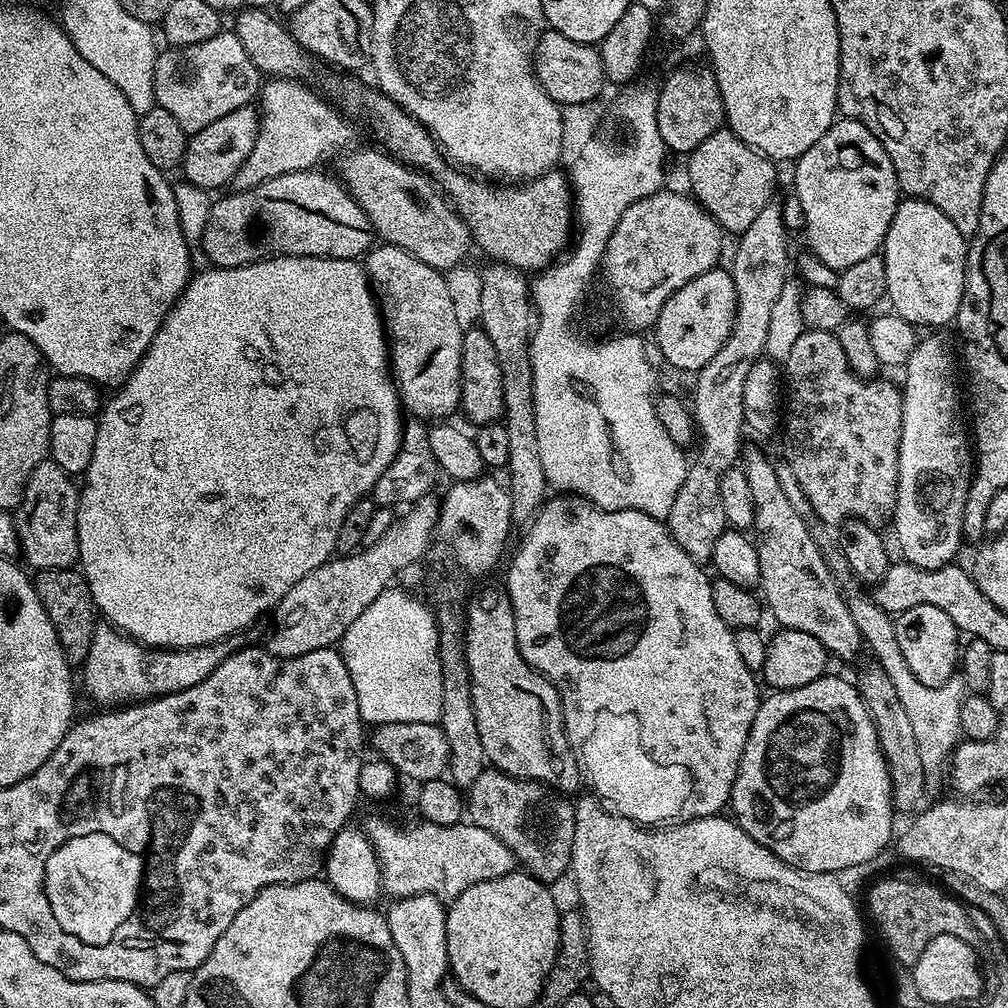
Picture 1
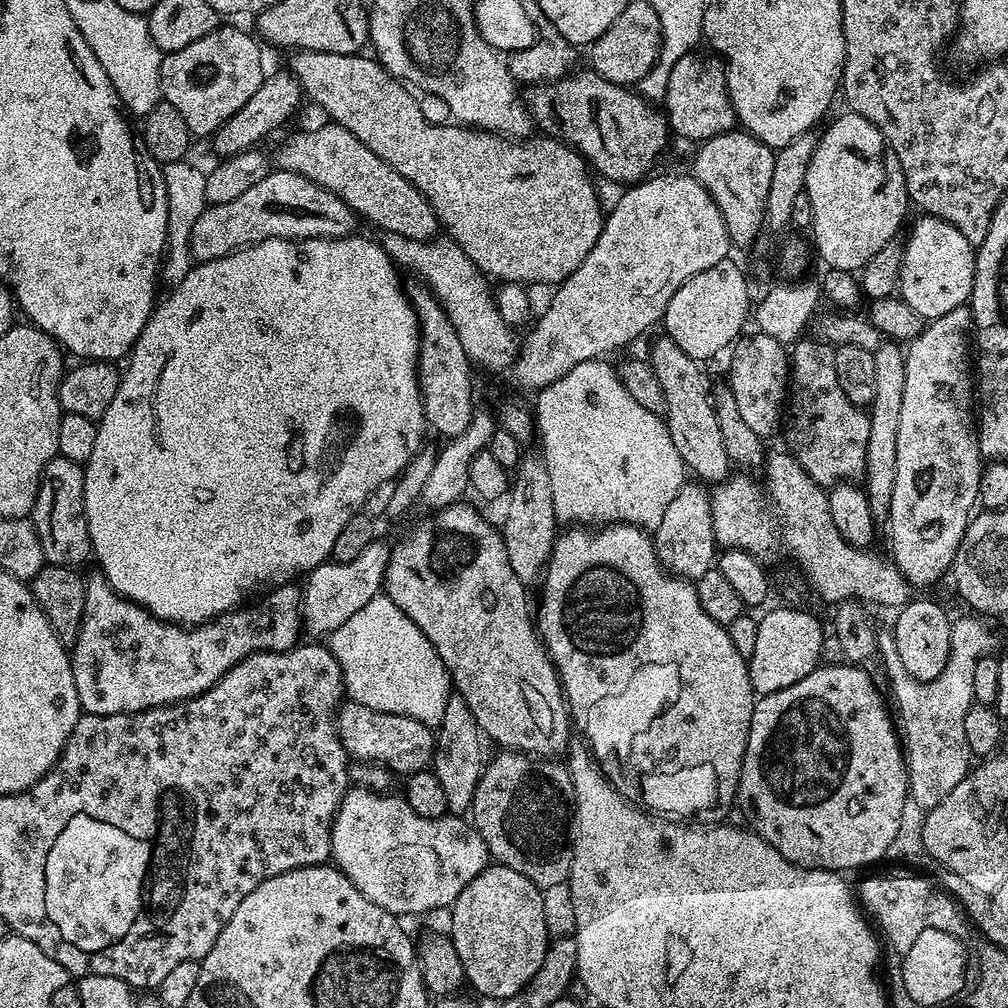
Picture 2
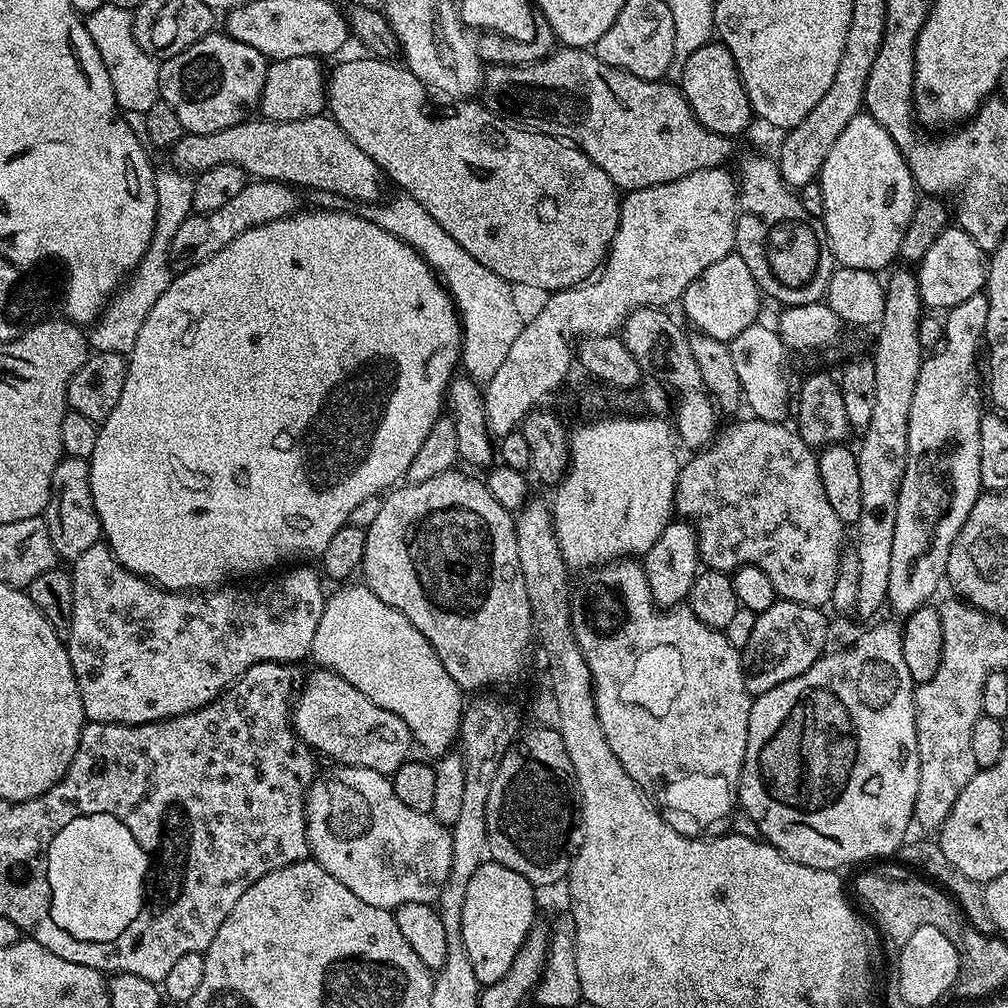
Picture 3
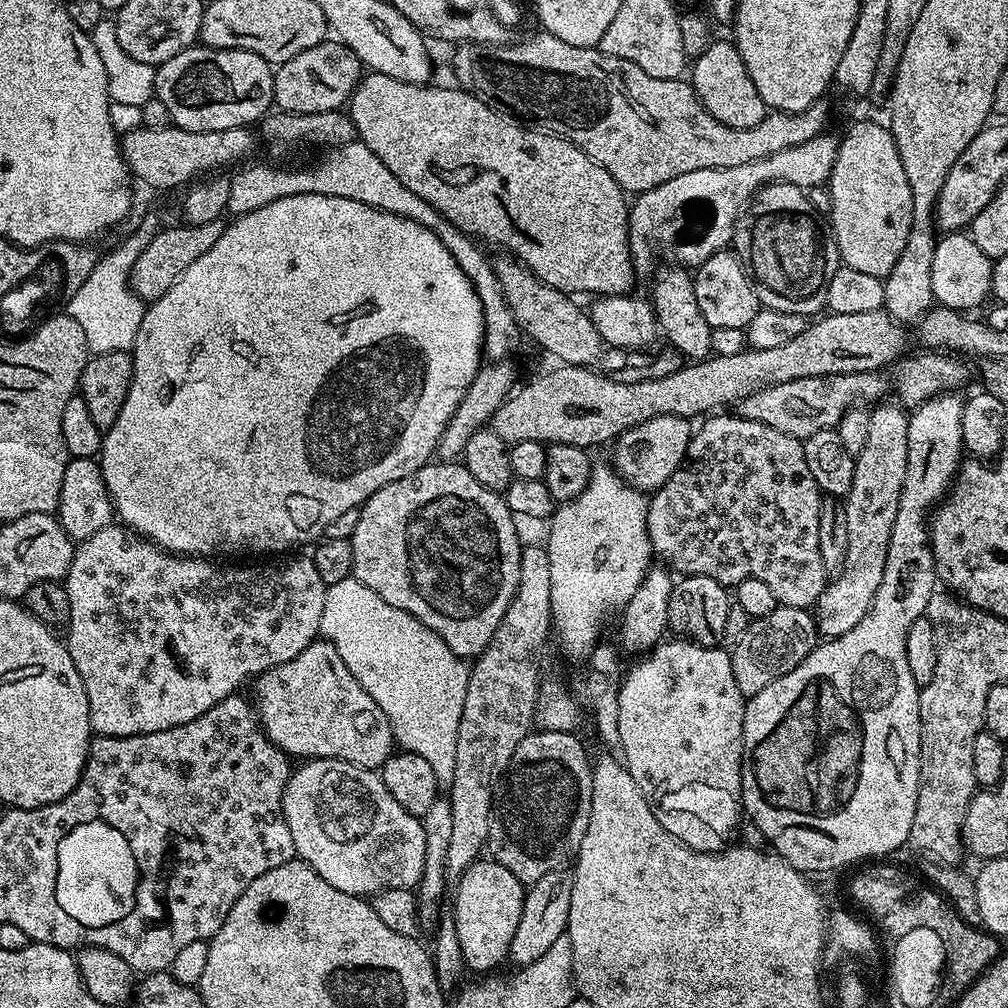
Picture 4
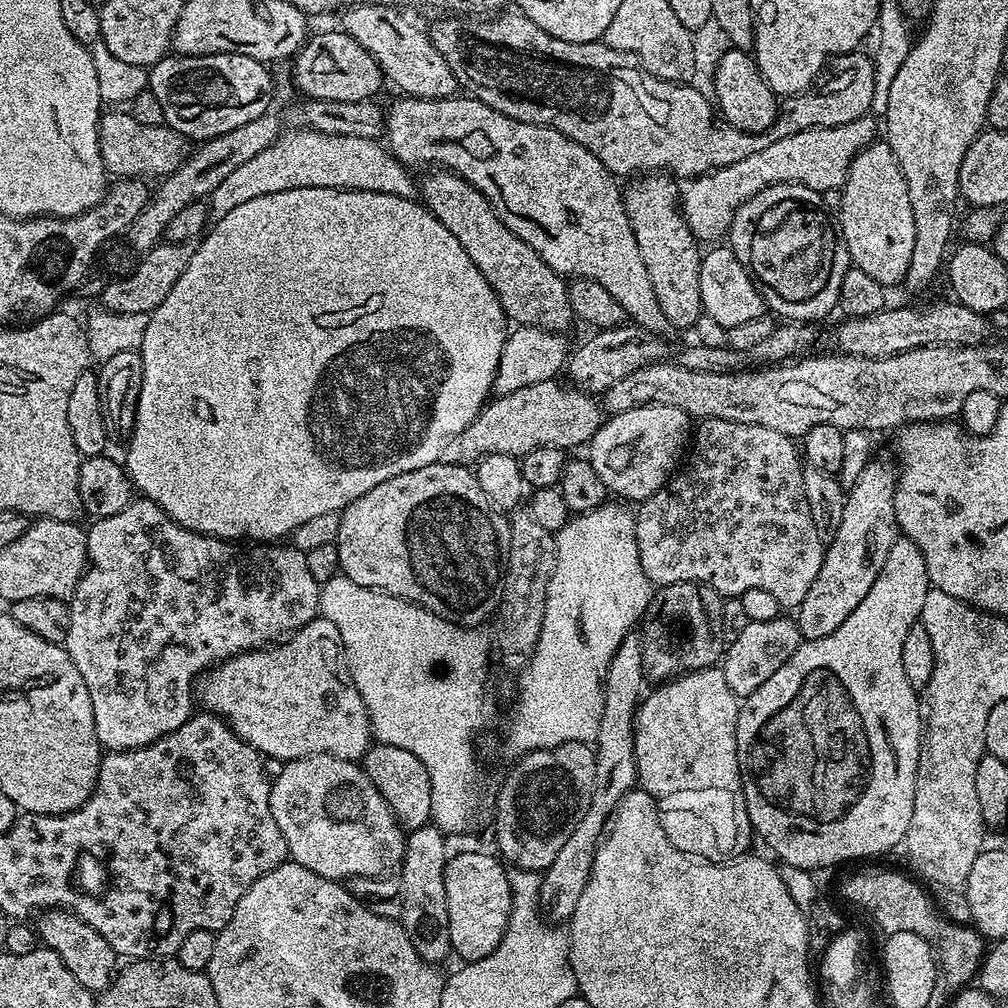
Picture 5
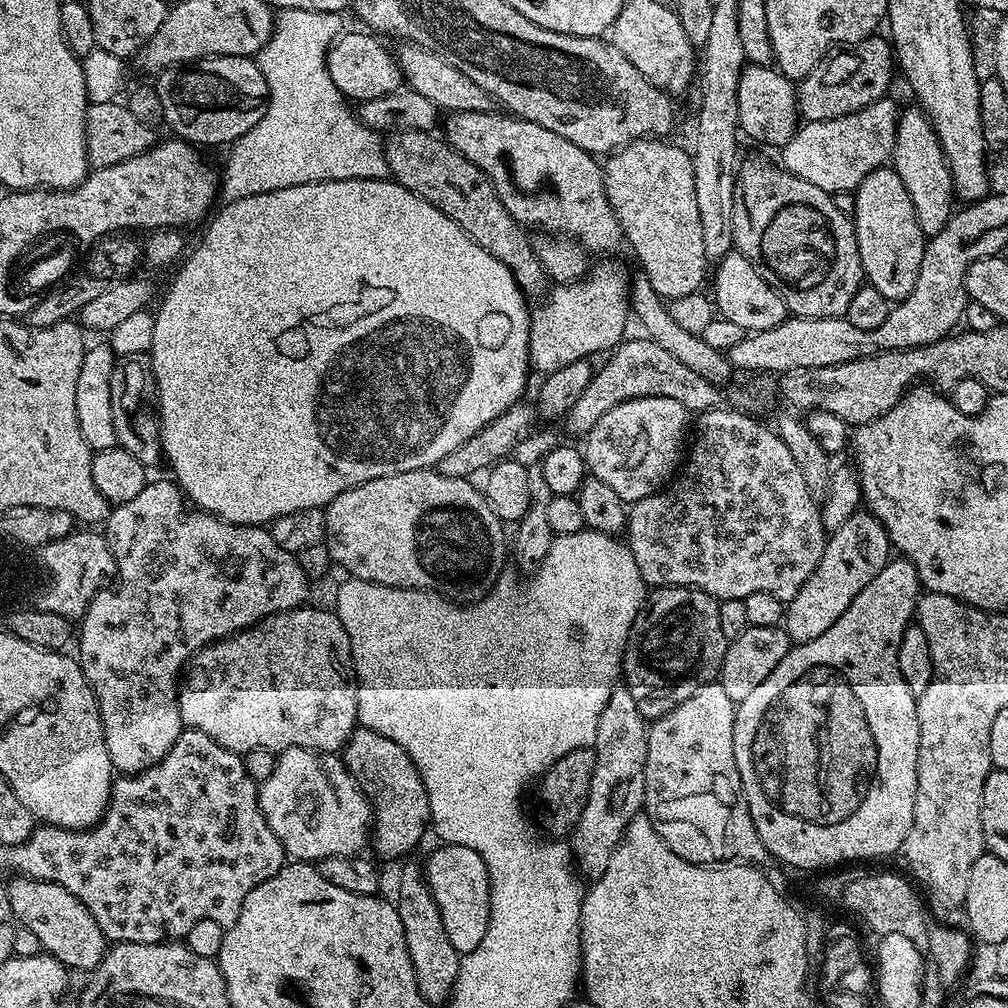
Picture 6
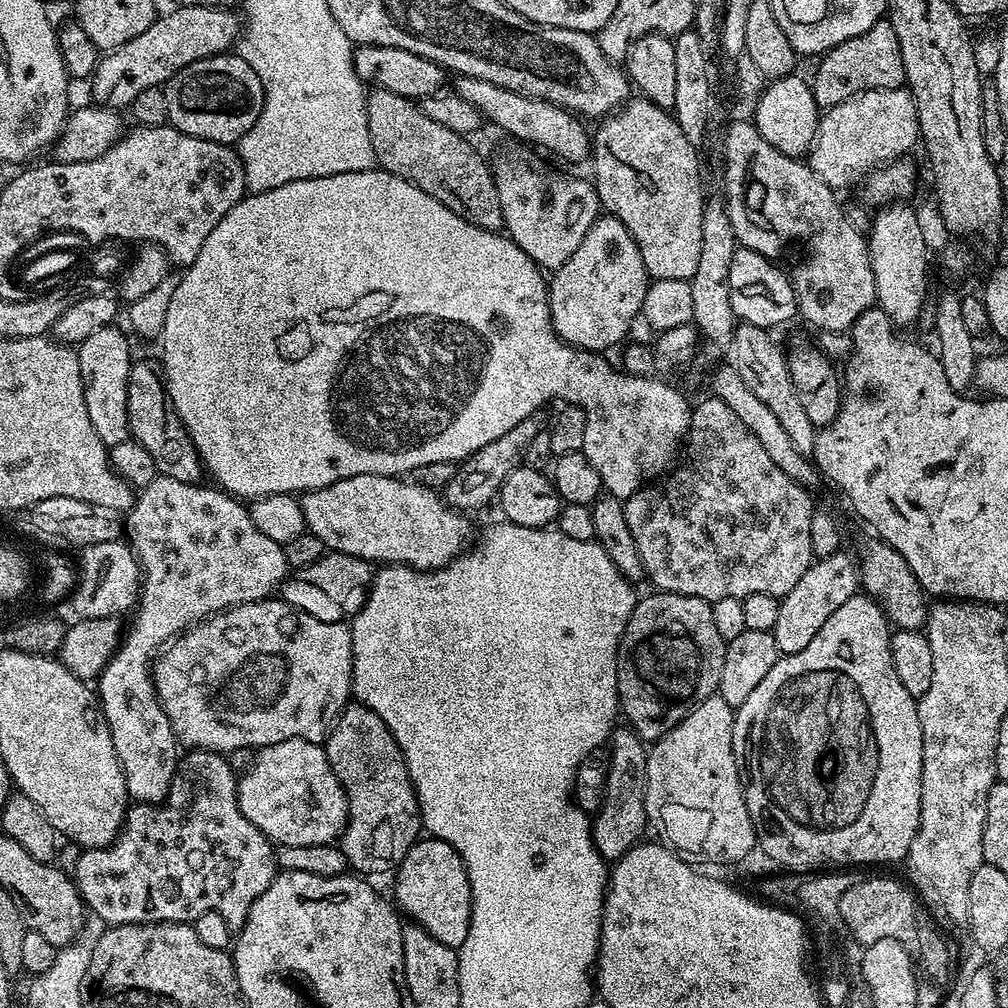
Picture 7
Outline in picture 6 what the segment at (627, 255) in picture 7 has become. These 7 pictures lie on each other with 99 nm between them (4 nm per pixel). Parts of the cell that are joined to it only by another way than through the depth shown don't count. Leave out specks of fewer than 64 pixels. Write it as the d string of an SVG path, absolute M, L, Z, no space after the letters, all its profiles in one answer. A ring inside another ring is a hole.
M616 258L601 260L604 261L593 263L587 274L573 284L555 285L543 297L544 305L531 313L528 358L540 374L595 357L595 352L607 353L625 339L628 320L630 324L630 276Z

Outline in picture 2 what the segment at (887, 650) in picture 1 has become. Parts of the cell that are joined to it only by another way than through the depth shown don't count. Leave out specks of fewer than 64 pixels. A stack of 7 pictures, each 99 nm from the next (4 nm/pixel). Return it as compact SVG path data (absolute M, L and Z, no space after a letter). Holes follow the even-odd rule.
M967 615L952 620L950 658L938 678L918 682L903 670L895 670L888 676L906 749L908 795L925 810L938 806L968 776L974 764L970 746L966 746L966 710L974 703L974 665L978 658L991 656L997 649L996 636L984 625L987 623L975 615Z

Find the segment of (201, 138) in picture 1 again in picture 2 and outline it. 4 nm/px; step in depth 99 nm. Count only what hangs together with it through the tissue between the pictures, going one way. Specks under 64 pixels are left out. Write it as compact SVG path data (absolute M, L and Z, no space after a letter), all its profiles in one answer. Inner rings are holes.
M283 71L276 72L273 76L272 73L265 75L262 86L254 90L250 102L246 102L246 106L242 106L238 114L231 116L218 131L212 133L210 143L213 150L217 152L217 157L227 158L255 149L259 145L256 144L259 140L266 139L275 128L282 127L295 114L296 107L299 106L300 100L302 101L300 83L291 71Z

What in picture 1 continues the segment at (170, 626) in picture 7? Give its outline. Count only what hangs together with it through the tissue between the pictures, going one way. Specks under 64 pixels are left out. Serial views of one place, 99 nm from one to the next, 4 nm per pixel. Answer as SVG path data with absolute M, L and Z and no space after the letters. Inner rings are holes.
M107 622L97 623L90 654L82 665L84 688L100 706L128 706L158 696L181 692L206 678L230 655L227 643L207 644L193 648L149 648L139 640L125 636Z

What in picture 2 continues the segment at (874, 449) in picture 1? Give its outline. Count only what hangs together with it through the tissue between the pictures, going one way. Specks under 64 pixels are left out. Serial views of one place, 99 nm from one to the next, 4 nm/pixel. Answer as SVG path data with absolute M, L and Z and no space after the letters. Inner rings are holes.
M801 338L790 348L790 391L786 401L786 419L782 437L787 451L822 486L856 482L867 466L867 443L870 442L870 418L861 405L846 398L838 386L834 370L836 348L815 338Z

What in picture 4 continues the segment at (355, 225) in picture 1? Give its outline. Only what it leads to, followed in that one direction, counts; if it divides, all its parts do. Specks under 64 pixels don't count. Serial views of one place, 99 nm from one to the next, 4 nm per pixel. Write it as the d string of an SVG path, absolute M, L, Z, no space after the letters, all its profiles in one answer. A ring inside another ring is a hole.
M219 219L214 222L205 222L202 226L181 223L179 227L161 227L154 240L134 262L129 282L133 294L143 302L162 298L162 294L166 294L166 290L170 290L170 286L174 286L174 282L178 282L182 270L186 270L186 266L190 266L190 262L202 258L202 254L206 254L206 250L210 250L210 246L214 246L214 242L218 242L218 238L224 233L226 224L223 219Z

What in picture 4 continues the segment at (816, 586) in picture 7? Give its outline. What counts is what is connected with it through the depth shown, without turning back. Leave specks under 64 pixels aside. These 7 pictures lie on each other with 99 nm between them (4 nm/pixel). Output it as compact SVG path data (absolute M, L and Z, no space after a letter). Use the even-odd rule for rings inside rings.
M877 403L871 409L870 435L866 438L866 446L855 453L854 482L842 500L846 530L850 530L846 562L842 570L824 585L814 605L816 631L824 638L841 636L846 634L846 630L854 630L854 626L862 622L866 610L870 610L870 602L874 602L874 594L878 594L878 586L882 586L890 534L894 530L894 518L898 518L898 502L906 482L908 461L909 413L899 403L888 403Z

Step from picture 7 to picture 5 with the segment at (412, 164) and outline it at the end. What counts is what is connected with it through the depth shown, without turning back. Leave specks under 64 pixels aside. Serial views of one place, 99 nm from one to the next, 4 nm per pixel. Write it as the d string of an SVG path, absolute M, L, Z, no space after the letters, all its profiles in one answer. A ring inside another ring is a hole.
M440 170L437 173L437 176L419 181L419 199L432 211L434 218L438 218L438 222L462 242L462 250L470 254L470 262L474 262L486 282L490 282L505 317L516 326L529 324L551 332L567 333L574 321L574 313L565 277L550 270L538 253L530 250L514 230L504 225L492 203L474 185L456 172Z

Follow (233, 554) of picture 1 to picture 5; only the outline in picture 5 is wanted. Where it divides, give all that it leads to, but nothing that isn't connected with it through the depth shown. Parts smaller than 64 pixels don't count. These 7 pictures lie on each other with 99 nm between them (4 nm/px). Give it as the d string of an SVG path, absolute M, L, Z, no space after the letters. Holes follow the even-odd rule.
M299 188L298 190L282 190L278 194L262 194L262 198L254 198L251 202L244 203L226 218L215 221L203 233L202 239L196 244L194 254L190 258L190 266L182 270L182 278L174 282L174 290L166 294L162 306L158 306L150 313L145 337L142 338L138 349L142 358L142 382L140 393L136 403L136 421L130 435L127 437L128 453L122 456L122 463L129 478L132 479L132 487L137 493L142 494L143 499L152 500L174 522L178 522L191 532L201 532L203 536L217 536L219 540L233 542L276 542L281 538L291 537L292 531L302 522L310 522L310 518L319 518L321 514L331 512L343 512L350 502L362 498L366 490L374 490L378 482L386 482L386 478L394 478L398 474L406 474L410 470L418 470L422 466L430 466L441 459L440 456L448 447L459 441L462 430L474 422L474 418L484 409L493 395L492 383L496 377L496 371L500 365L500 355L504 349L506 339L506 317L490 282L470 262L470 254L462 250L462 242L434 218L432 211L424 207L419 199L407 200L398 198L394 194L378 194L370 190L350 190L349 188Z

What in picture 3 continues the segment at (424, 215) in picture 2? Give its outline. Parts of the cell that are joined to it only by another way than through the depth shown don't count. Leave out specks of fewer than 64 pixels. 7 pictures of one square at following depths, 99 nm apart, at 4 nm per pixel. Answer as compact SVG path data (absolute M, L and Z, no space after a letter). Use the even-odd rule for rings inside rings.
M331 115L290 122L252 119L245 118L234 126L226 126L226 130L214 130L214 134L185 134L170 149L171 163L189 174L205 172L210 166L234 164L257 180L278 180L301 189L317 188L348 200L376 202L381 199L380 167L336 125Z

